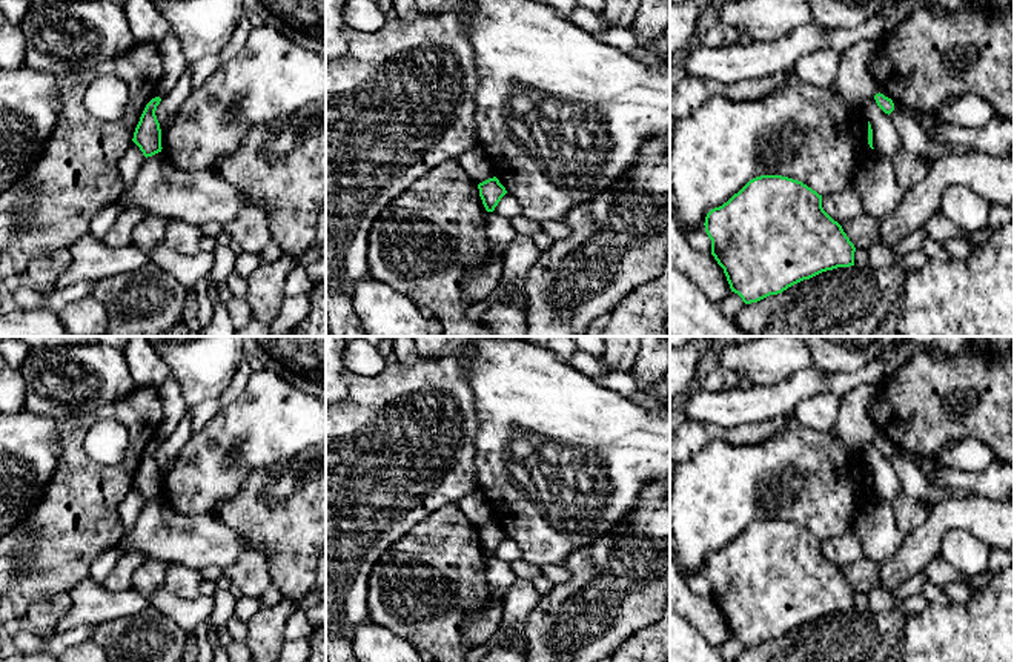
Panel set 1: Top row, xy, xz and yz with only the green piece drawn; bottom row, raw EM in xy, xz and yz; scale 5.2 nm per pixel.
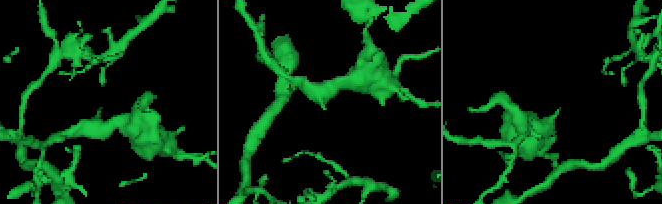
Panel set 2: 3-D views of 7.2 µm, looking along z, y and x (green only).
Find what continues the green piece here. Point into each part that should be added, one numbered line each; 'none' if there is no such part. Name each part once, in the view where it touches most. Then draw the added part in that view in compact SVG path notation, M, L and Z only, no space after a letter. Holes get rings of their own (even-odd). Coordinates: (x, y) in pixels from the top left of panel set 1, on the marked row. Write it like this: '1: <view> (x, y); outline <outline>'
none

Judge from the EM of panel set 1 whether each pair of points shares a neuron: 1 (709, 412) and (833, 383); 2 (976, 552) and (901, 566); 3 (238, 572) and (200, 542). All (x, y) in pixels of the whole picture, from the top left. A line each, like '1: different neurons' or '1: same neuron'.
1: same neuron
2: different neurons
3: different neurons

